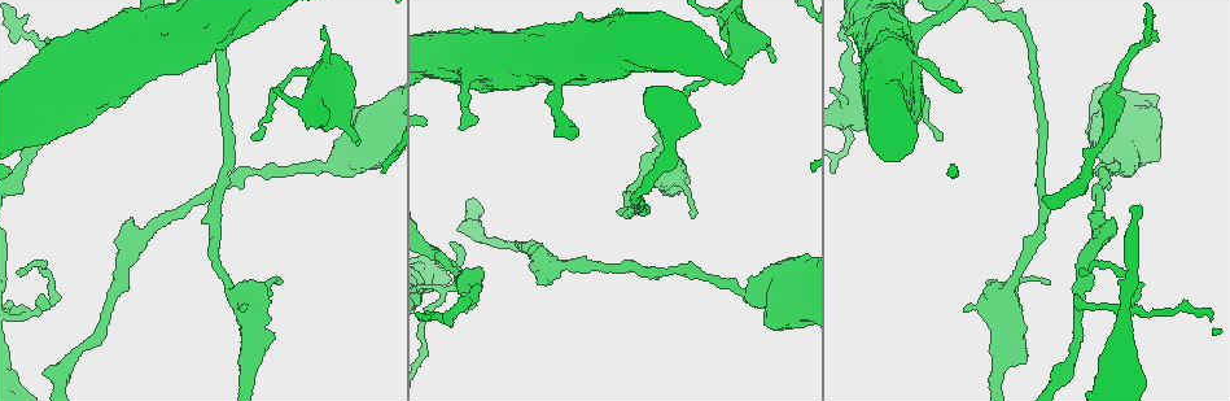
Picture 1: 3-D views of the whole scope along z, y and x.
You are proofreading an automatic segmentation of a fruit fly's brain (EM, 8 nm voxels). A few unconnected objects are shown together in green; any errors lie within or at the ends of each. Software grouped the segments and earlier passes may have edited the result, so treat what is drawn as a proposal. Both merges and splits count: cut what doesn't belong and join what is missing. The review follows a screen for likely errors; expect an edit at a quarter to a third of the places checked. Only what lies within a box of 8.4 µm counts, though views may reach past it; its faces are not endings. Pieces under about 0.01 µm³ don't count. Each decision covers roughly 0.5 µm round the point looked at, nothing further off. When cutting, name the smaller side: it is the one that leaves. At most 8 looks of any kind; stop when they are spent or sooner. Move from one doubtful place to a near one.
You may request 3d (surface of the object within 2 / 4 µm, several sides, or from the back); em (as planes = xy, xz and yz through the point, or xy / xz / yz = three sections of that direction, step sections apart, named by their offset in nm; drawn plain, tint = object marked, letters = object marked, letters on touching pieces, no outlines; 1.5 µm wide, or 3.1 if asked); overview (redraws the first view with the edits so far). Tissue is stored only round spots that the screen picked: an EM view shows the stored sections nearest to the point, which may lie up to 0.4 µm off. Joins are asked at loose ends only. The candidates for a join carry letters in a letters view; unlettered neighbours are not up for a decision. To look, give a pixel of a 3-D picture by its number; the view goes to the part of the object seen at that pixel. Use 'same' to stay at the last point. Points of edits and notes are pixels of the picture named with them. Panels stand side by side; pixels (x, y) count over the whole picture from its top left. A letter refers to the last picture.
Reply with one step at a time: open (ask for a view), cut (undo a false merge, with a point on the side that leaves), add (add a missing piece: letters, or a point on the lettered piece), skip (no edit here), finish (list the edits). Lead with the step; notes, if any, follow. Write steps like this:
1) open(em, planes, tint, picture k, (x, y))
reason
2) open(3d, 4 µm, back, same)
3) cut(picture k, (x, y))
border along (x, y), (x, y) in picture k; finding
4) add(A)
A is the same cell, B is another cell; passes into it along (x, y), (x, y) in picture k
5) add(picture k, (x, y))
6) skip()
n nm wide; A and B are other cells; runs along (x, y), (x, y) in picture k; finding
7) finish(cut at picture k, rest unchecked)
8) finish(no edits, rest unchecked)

open(em, yz, step 8, letters, picture 1, (460, 129))
free end

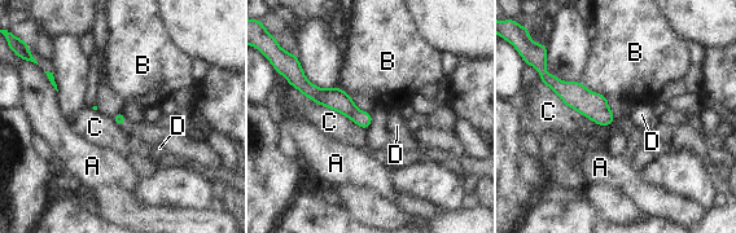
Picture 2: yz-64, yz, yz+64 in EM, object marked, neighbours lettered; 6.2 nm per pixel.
skip()
A, B, C and D are other cells; runs along (301, 87), (337, 99), (367, 122) in picture 2; no lettered piece goes on from it

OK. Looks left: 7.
open(em, yz, step 4, letters, picture 1, (774, 60))
free end

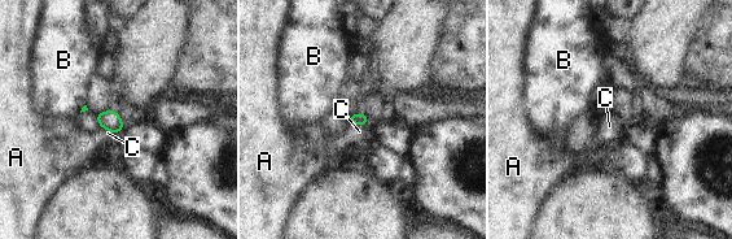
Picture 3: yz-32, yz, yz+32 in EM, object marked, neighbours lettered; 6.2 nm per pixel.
skip()
A, B and C are other cells; border along (356, 125), (363, 126) in picture 3; none of them fits

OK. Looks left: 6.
open(em, planes, letters, picture 1, (243, 310))
free end

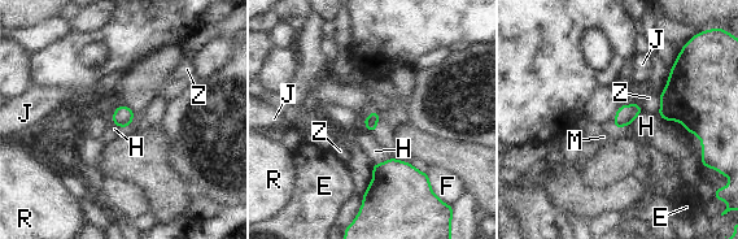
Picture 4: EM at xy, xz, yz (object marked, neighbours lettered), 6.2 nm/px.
skip()
H touches over 170 nm; E, F, H, J, M, R and Z are other cells; border along (642, 111), (623, 127) in picture 4; no lettered piece goes on from it

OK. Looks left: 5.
finish(no edits, rest unchecked)

